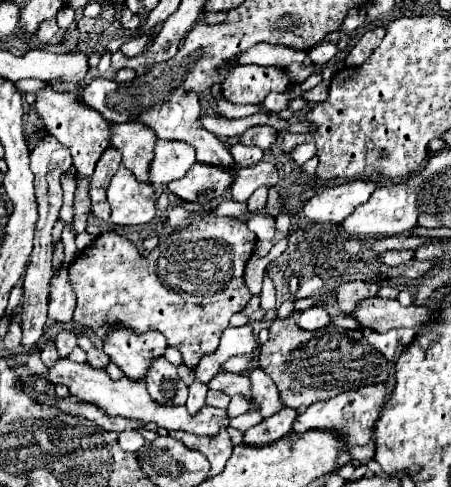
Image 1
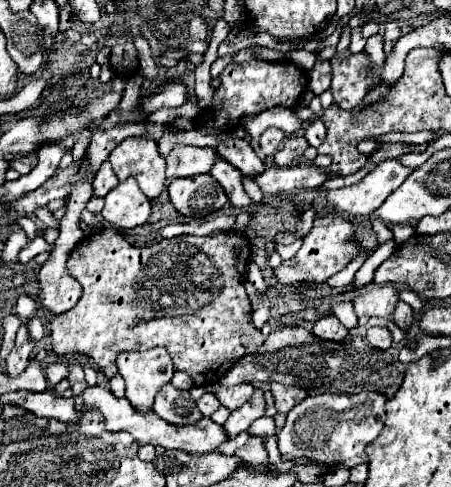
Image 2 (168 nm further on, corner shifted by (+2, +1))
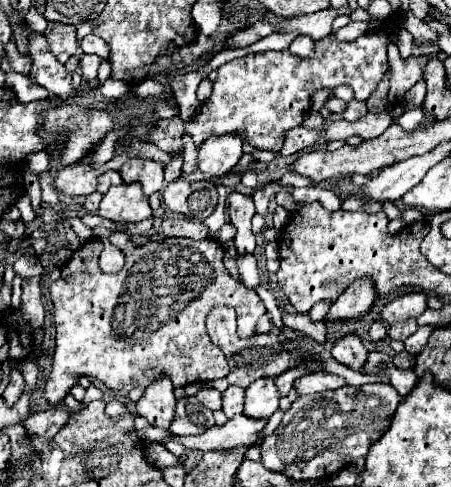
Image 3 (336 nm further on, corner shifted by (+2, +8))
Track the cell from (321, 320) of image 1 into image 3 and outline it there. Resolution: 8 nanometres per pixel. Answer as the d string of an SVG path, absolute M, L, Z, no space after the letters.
M346 334L332 342L332 356L340 364L350 366L352 370L362 370L362 366L366 364L368 350L362 346L362 340L356 334Z

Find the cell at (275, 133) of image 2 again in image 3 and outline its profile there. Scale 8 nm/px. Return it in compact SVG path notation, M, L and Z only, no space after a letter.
M292 128L284 134L284 140L282 140L282 146L280 146L280 154L282 156L290 156L290 154L296 154L298 150L304 150L312 144L316 144L320 136L320 130L306 130L306 128Z

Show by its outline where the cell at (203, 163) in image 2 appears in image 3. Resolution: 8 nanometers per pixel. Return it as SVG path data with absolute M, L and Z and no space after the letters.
M238 134L212 136L198 148L198 170L216 178L224 176L236 166L242 152Z

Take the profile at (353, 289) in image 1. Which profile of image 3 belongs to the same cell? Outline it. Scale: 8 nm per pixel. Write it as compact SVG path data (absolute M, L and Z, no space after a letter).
M408 292L402 296L396 296L388 300L382 306L382 318L392 324L396 320L406 320L406 318L416 318L426 310L426 294L424 292Z

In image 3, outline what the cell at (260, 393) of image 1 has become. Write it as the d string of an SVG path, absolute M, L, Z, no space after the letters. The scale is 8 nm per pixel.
M312 372L306 374L298 380L294 380L294 390L298 392L298 396L306 396L306 394L314 394L314 392L324 392L324 390L336 390L346 386L344 378L330 374L330 372Z

